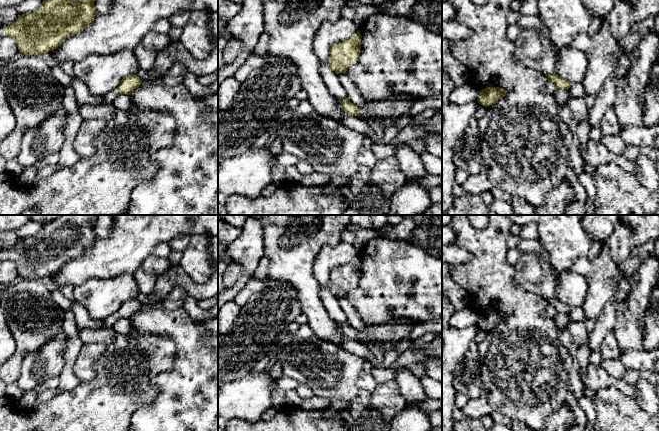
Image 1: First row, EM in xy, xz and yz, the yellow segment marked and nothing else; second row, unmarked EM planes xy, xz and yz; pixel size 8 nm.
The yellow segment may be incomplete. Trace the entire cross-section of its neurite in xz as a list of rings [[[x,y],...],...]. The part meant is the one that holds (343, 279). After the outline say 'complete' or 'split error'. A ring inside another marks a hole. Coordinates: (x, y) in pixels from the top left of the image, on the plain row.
[[[358,254],[350,263],[333,268],[329,274],[329,290],[336,297],[345,297],[357,287],[361,273],[361,258]]] | complete

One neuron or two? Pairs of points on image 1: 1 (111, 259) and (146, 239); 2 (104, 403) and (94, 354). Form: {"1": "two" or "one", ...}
{"1": "one", "2": "two"}

